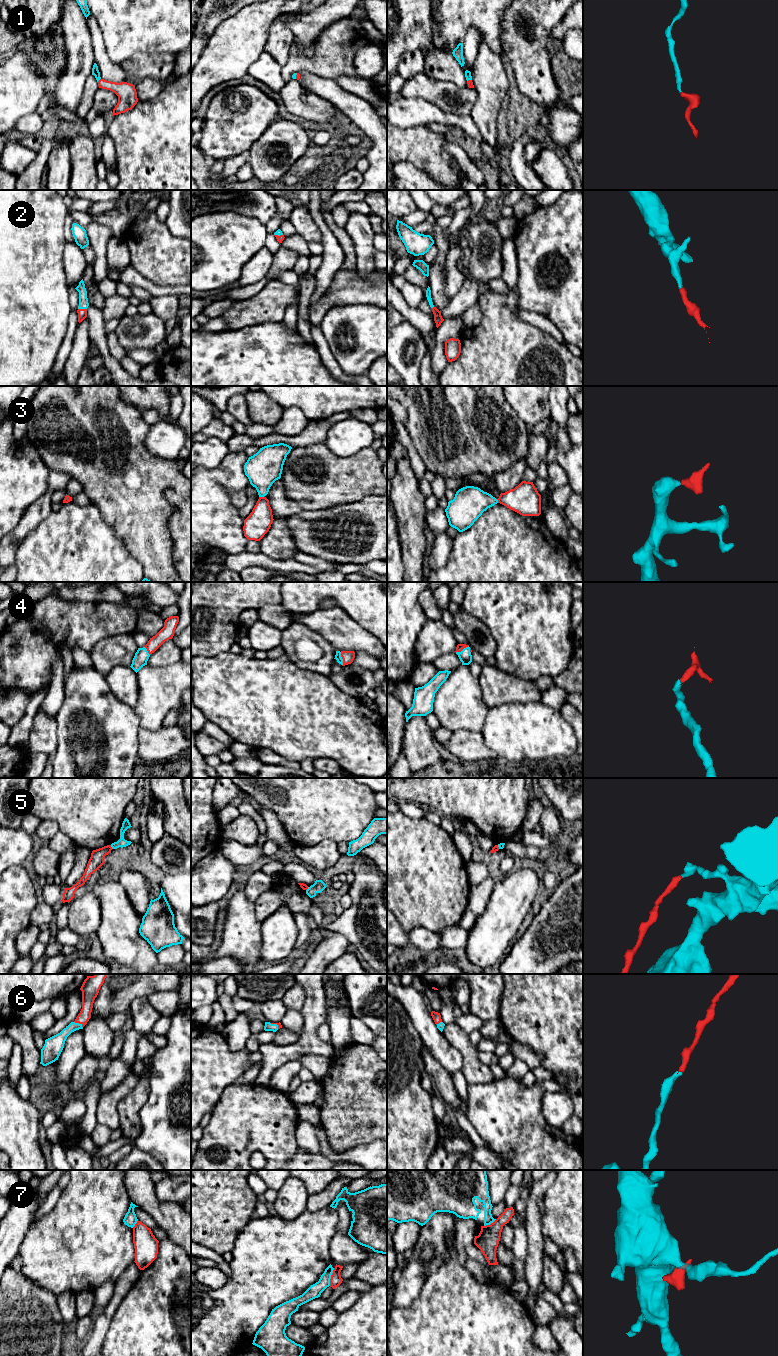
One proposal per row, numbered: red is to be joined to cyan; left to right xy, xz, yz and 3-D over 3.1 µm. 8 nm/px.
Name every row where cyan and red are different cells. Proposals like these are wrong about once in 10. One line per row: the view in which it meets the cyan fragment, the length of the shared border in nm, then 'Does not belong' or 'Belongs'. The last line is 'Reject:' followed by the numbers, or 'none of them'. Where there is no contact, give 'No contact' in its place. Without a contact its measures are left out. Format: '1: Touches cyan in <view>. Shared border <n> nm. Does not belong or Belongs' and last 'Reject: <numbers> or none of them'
1: Touches cyan in xy. Shared border 40 nm. Belongs
2: Touches cyan in xy. Shared border 70 nm. Belongs
3: Touches cyan in xz. Shared border 50 nm. Belongs
4: Touches cyan in xz. Shared border 110 nm. Belongs
5: Touches cyan in xy. Shared border 40 nm. Does not belong
6: Touches cyan in xy. Shared border 90 nm. Belongs
7: Touches cyan in xz. Shared border 150 nm. Does not belong
Reject: 5, 7

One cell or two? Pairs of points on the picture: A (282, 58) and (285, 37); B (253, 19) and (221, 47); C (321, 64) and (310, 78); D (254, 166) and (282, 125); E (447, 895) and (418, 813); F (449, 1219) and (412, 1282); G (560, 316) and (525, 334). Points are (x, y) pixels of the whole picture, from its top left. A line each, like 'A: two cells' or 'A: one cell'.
A: one cell
B: one cell
C: two cells
D: one cell
E: two cells
F: one cell
G: two cells

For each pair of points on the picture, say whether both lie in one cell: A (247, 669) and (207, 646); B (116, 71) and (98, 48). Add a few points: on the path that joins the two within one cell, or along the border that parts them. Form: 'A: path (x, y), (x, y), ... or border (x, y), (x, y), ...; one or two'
A: border (228, 651), (222, 651), (213, 656), (201, 656); two
B: path (110, 66), (100, 54); one

